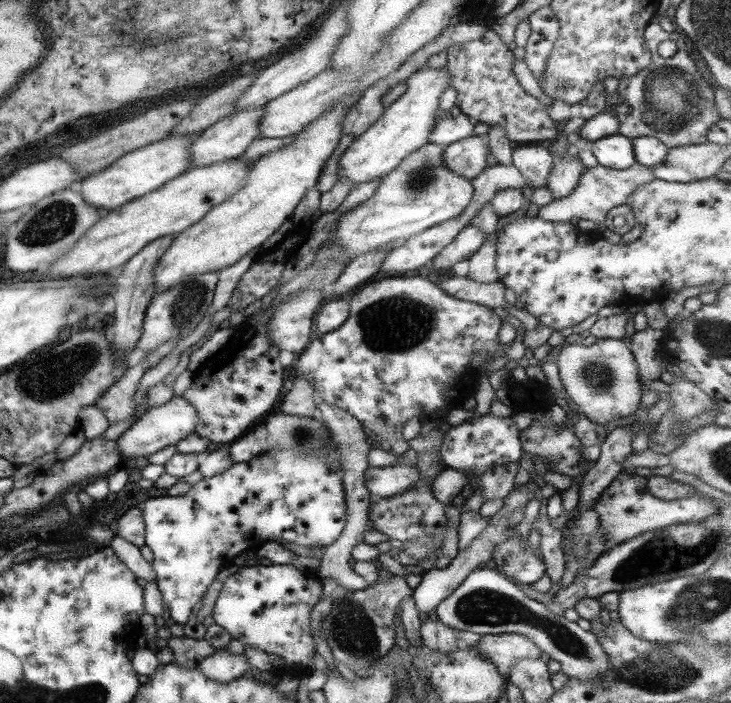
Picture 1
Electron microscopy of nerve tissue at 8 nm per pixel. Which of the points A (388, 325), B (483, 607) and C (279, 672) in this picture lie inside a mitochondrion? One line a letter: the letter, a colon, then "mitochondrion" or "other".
A: mitochondrion
B: mitochondrion
C: other

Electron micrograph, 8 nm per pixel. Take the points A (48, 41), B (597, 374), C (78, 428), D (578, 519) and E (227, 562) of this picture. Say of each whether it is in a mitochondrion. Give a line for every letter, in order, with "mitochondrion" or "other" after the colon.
A: other
B: mitochondrion
C: other
D: other
E: other

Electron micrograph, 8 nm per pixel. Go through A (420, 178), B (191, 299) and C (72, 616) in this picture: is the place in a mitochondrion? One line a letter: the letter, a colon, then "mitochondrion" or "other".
A: mitochondrion
B: mitochondrion
C: other

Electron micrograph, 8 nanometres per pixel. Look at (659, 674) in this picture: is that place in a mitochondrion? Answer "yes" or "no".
yes

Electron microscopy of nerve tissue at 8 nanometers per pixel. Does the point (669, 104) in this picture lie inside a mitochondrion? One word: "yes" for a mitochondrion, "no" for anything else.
yes

